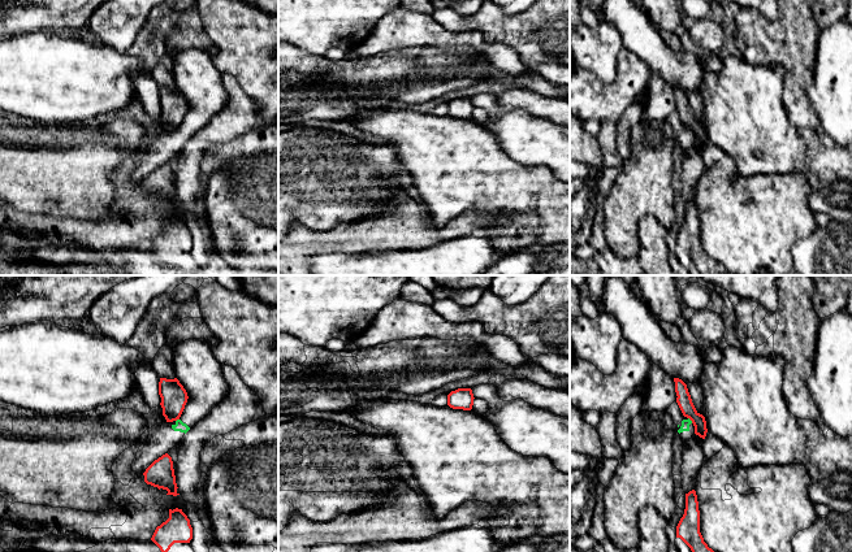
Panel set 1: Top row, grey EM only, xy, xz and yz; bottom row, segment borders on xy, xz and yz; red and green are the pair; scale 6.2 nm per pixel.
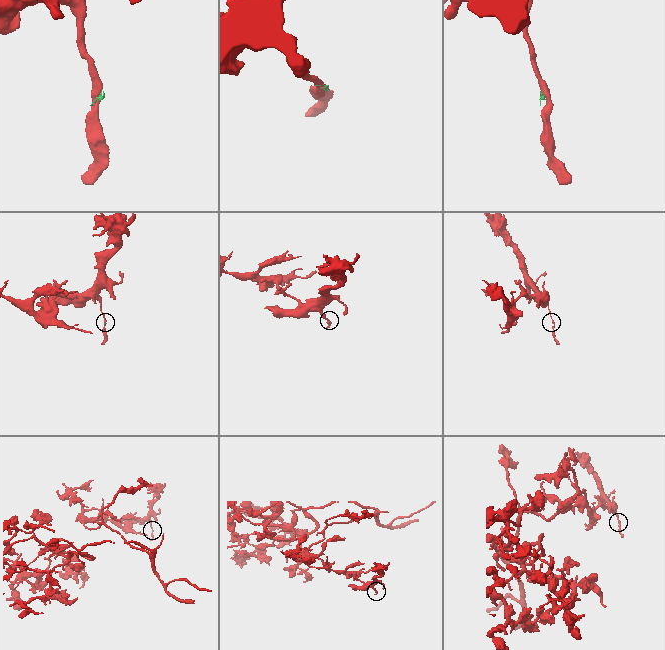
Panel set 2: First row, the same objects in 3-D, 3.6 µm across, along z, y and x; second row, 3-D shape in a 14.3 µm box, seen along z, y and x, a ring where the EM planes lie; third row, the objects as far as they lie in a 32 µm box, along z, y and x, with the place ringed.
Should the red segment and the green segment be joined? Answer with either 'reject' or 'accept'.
reject

